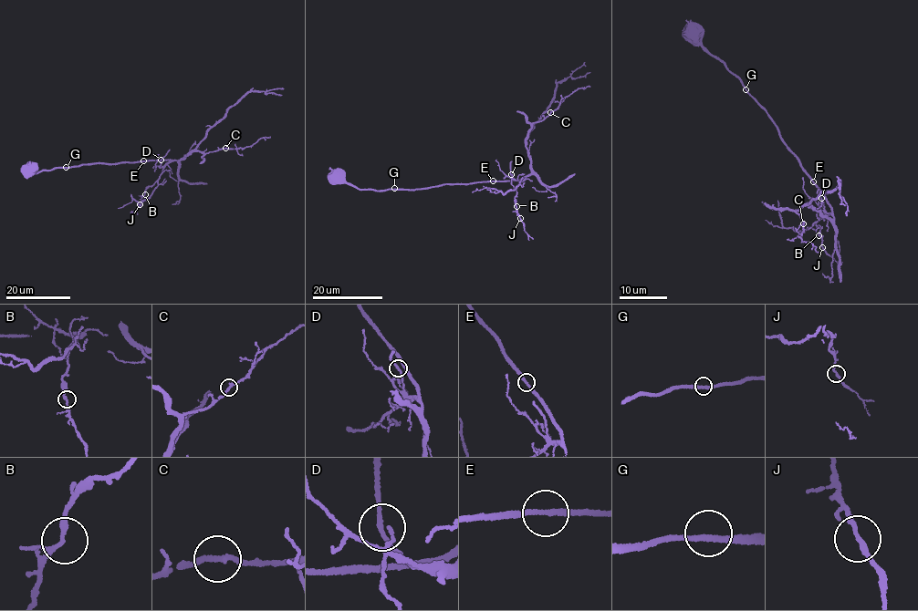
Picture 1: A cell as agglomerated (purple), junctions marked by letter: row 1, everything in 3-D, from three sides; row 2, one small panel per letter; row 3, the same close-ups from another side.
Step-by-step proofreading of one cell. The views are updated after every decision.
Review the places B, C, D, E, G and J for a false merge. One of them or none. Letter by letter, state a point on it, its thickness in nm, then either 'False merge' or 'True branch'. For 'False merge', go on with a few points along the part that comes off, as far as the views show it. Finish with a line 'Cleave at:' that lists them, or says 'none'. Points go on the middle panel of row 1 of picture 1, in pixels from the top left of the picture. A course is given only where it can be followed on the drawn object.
B: Place: (516, 206). Thickness 190 nm. True branch
C: Place: (550, 112). Thickness 220 nm. True branch
D: Place: (511, 174). Thickness 160 nm. True branch
E: Place: (493, 181). Thickness 200 nm. True branch
G: Place: (394, 188). Thickness 240 nm. True branch
J: Place: (520, 218). Thickness 190 nm. True branch
Cleave at: none

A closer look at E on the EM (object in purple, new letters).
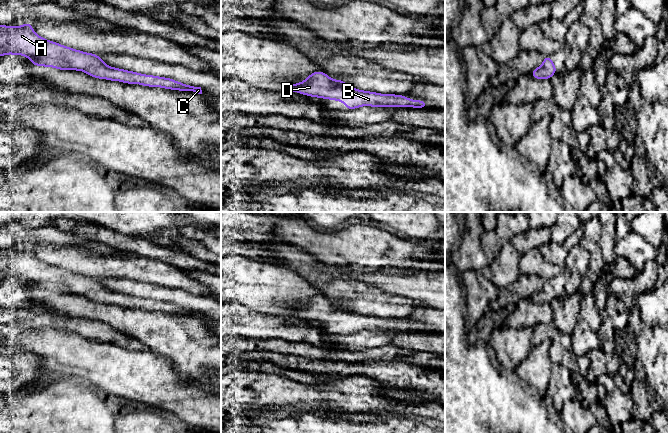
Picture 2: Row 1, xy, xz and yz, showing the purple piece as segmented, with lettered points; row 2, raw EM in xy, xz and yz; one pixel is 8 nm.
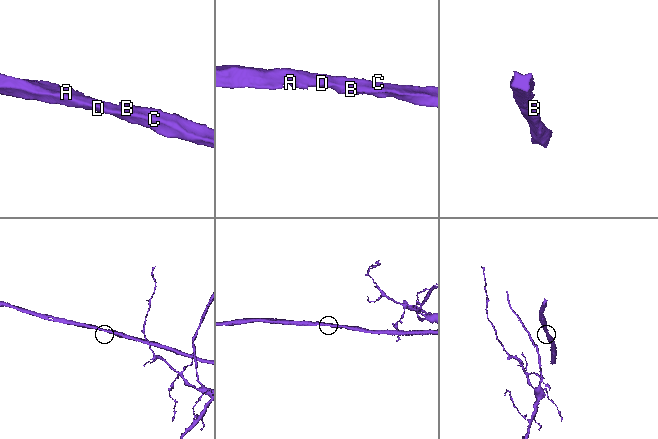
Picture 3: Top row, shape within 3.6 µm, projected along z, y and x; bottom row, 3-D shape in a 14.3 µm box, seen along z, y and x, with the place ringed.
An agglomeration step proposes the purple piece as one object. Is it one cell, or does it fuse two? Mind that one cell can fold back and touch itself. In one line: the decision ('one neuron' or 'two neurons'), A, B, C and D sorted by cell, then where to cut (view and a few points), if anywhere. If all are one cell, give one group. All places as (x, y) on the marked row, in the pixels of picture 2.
one neuron | A B C D | no cut

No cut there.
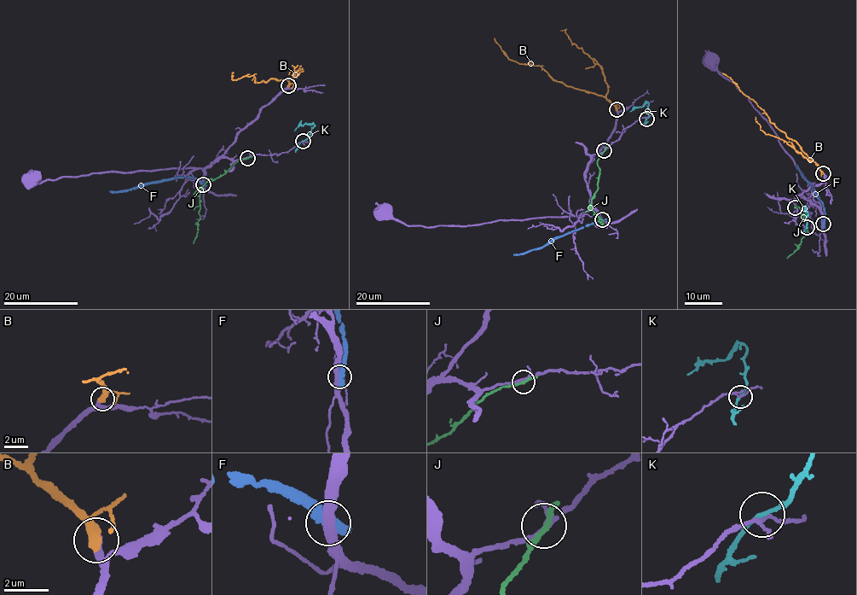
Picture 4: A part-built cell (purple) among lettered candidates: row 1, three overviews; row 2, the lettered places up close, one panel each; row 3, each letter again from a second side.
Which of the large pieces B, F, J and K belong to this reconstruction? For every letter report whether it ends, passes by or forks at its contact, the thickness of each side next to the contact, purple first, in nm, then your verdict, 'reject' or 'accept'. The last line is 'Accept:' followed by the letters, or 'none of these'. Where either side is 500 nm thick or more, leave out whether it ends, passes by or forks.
B: it passes by; 240 nm thick on the purple side, 360 nm on the other; accept
F: 380 nm thick on the purple side, 600 nm on the other; reject
J: it passes by; 190 nm thick on the purple side, 220 nm on the other; reject
K: it passes by; 120 nm thick on the purple side, 160 nm on the other; reject
Accept: B

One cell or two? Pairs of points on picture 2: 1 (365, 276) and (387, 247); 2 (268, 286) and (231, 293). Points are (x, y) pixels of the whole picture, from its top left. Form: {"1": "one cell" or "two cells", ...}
{"1": "two cells", "2": "one cell"}

